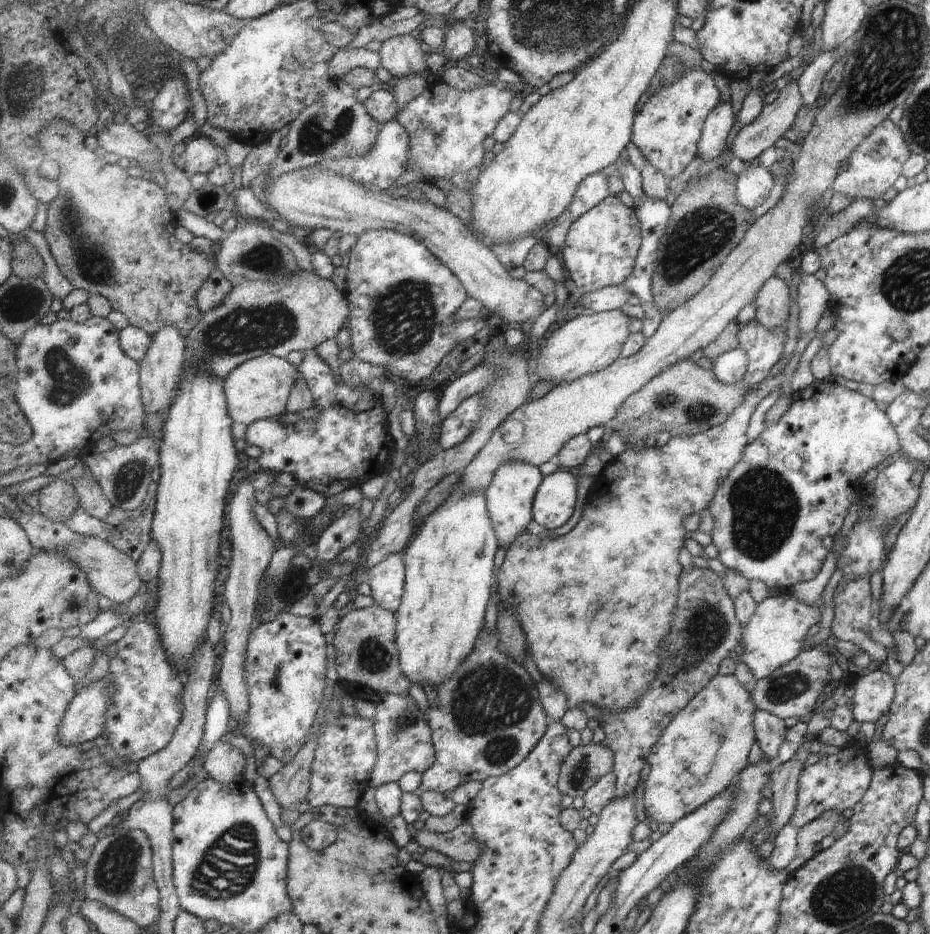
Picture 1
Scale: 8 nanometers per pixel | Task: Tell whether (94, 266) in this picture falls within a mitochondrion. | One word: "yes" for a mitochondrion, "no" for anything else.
yes

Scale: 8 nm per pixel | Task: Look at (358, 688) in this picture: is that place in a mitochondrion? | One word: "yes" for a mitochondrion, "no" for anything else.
yes

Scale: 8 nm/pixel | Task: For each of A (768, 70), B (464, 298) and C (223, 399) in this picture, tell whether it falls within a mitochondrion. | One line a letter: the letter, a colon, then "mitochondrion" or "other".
A: other
B: other
C: other

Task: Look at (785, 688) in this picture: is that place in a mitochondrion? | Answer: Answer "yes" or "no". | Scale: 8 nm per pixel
yes

